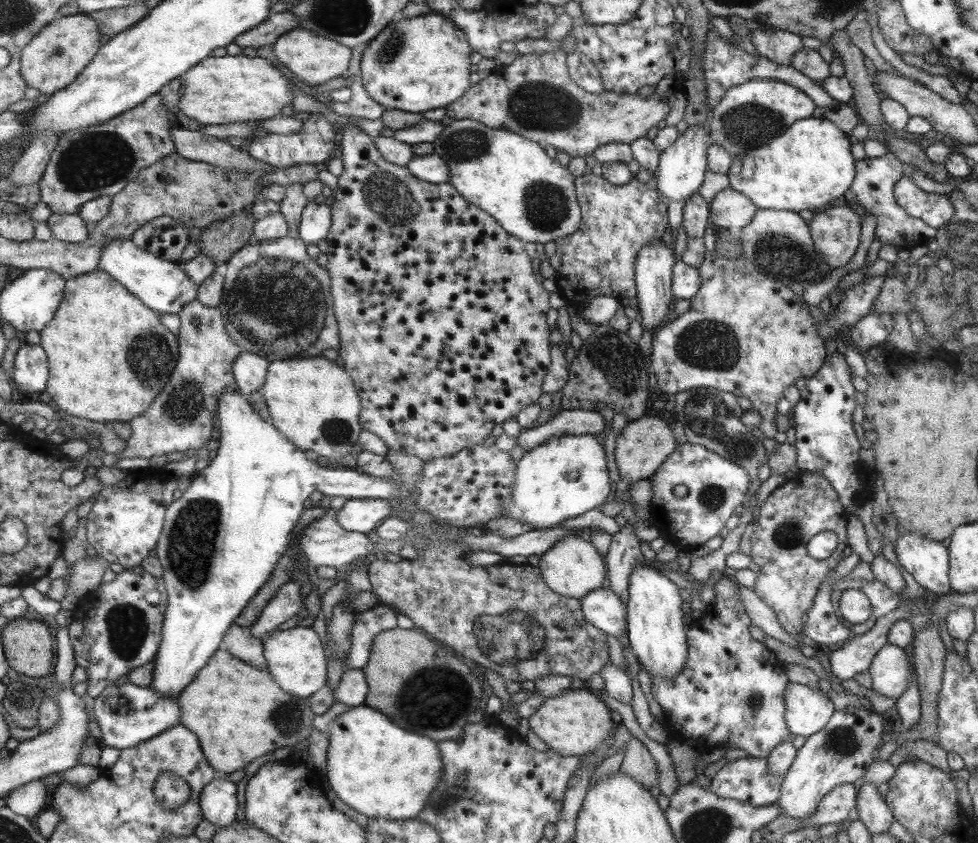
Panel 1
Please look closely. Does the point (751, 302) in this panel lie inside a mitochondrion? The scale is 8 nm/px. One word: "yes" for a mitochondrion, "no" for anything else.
no

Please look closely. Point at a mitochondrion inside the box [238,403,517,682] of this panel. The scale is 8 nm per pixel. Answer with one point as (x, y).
(335, 431)

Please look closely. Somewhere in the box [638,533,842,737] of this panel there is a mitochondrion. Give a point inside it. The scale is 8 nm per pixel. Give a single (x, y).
(755, 700)

